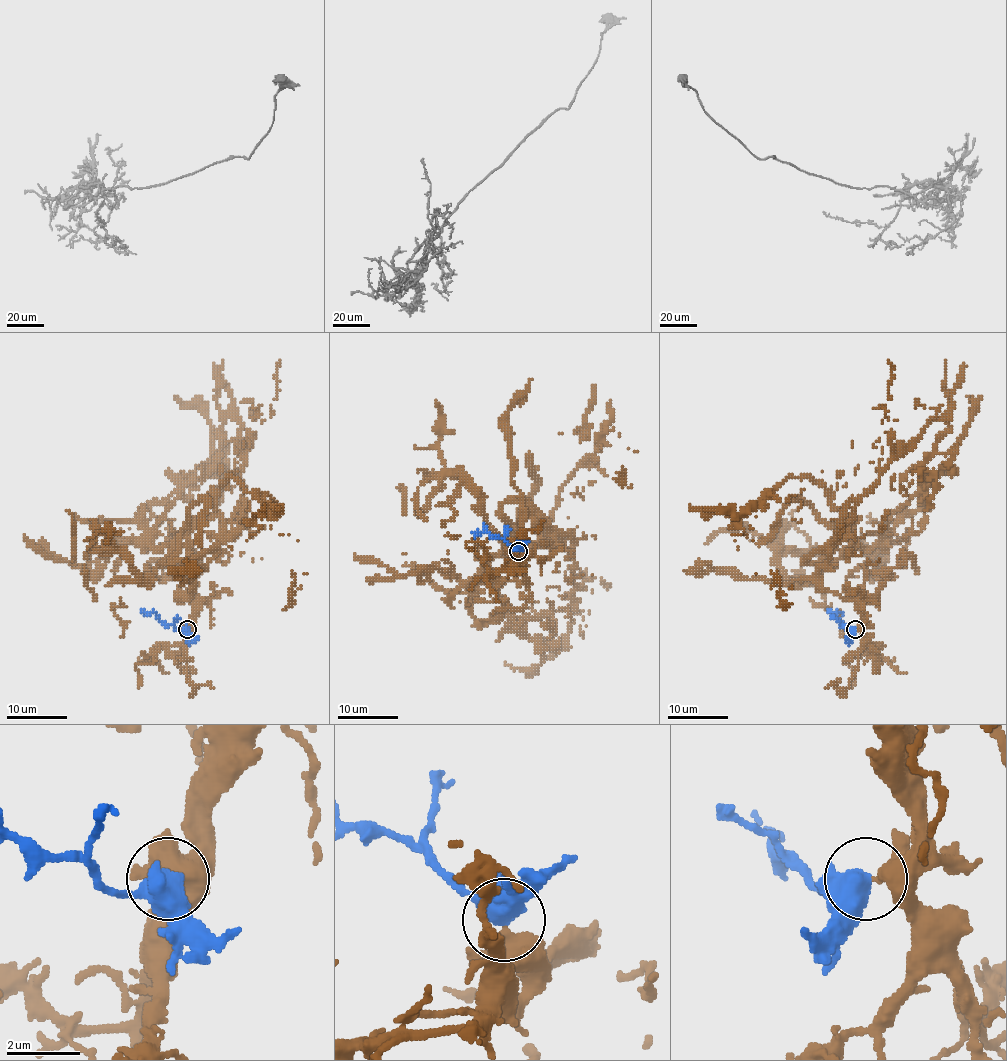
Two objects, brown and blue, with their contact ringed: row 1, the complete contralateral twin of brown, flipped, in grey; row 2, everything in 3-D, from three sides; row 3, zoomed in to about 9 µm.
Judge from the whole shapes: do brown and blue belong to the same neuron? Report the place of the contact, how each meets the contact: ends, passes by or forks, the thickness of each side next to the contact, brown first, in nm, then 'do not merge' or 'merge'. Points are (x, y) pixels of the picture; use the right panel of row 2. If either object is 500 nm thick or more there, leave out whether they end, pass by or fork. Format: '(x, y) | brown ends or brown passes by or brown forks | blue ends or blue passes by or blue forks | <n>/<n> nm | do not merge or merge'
(855, 629) | 500/480 nm | merge

